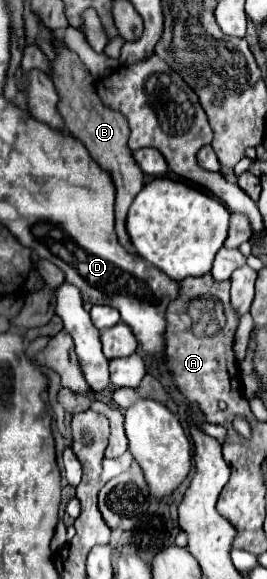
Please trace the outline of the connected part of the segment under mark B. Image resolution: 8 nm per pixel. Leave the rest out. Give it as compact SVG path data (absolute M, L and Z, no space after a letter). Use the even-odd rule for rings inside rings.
M62 43L58 47L58 59L52 63L52 81L58 89L58 95L60 95L58 109L66 121L70 135L86 145L86 149L90 151L90 155L94 157L94 161L98 161L98 165L102 169L112 173L112 179L116 183L116 233L118 233L118 239L122 241L122 245L130 253L136 253L132 249L130 237L126 233L126 213L128 213L128 205L134 201L134 197L144 187L144 183L142 183L142 171L134 163L132 151L126 145L128 133L130 133L126 127L126 119L118 111L110 111L102 105L100 97L96 95L92 75L82 65L78 55L68 51Z

